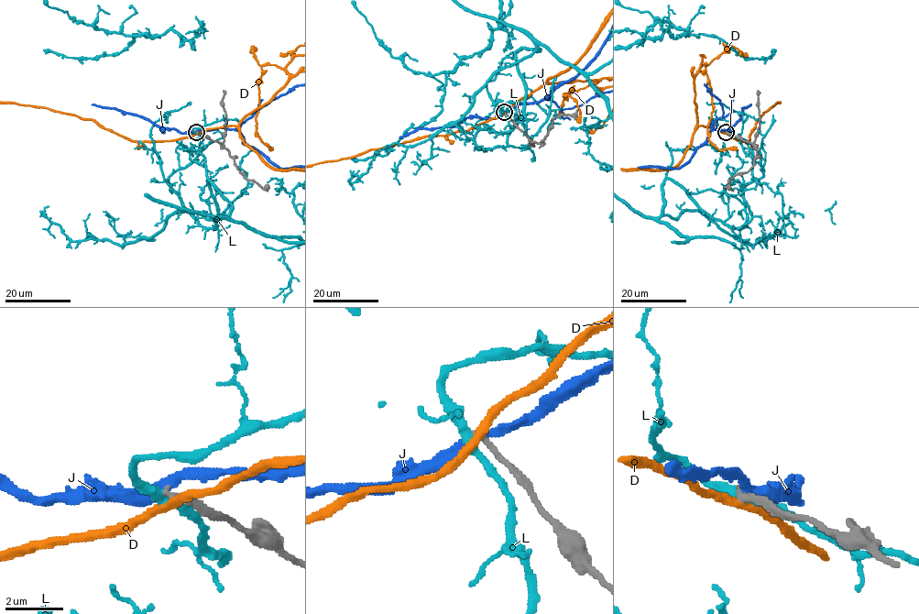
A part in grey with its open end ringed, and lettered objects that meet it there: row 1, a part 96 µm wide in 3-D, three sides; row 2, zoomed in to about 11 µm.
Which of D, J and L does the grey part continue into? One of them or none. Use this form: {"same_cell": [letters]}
{"same_cell": []}

